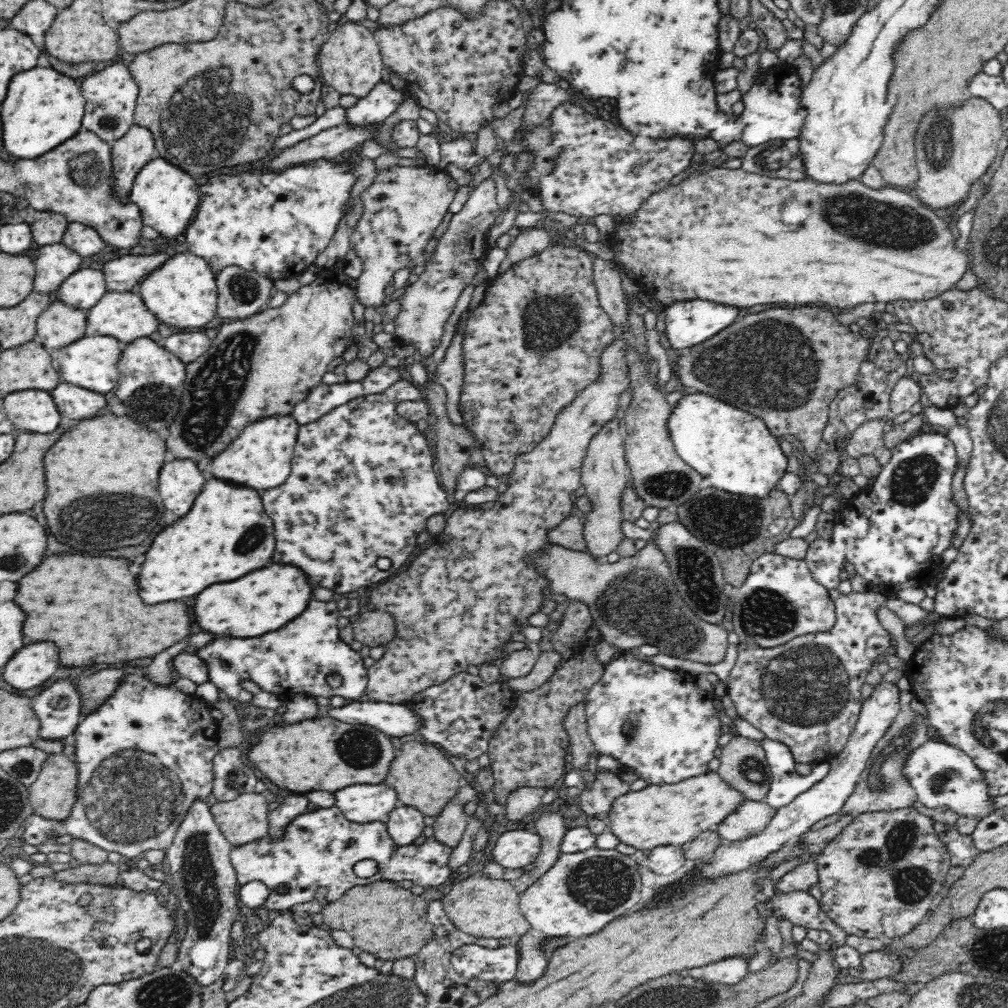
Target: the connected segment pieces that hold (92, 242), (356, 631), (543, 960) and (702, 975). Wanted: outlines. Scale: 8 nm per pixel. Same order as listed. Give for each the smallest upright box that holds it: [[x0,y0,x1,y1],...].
[[62,223,107,260],[351,611,396,648],[514,931,548,983],[690,956,749,985]]

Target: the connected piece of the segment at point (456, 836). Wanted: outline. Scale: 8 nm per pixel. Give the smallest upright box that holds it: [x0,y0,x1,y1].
[433,801,468,849]

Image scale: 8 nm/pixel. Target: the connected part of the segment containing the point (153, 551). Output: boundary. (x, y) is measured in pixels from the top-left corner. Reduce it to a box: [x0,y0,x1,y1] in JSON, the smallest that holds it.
[138,478,274,604]

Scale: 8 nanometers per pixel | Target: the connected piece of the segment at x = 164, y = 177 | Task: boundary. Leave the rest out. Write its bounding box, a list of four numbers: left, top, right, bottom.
[129,156,201,240]

